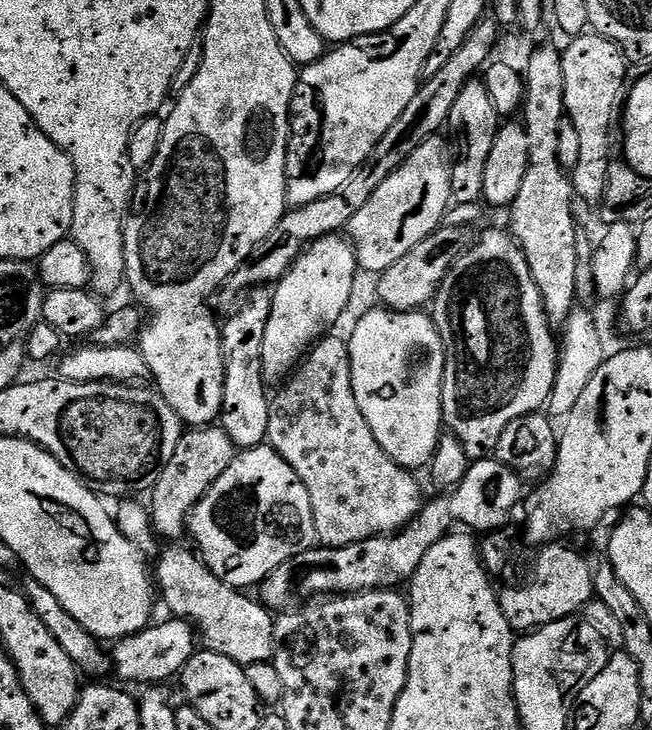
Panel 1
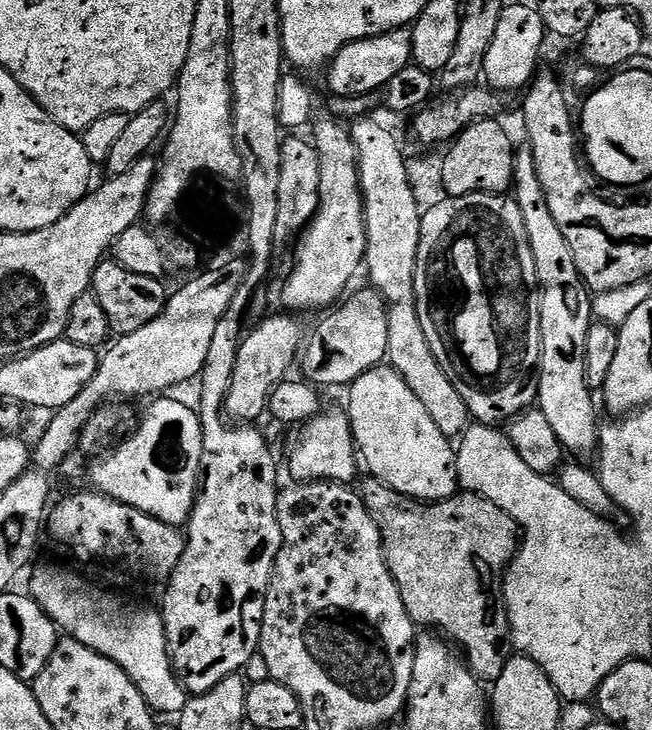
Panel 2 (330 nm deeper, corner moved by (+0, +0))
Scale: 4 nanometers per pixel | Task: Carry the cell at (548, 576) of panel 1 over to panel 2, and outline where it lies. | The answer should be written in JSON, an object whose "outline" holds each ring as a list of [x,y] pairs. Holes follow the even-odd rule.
{"outline":[[[368,478],[364,485],[359,485],[358,491],[378,526],[384,561],[388,563],[398,594],[402,594],[402,606],[406,606],[406,614],[410,614],[412,623],[417,626],[425,624],[428,627],[425,629],[439,630],[453,645],[461,644],[463,659],[477,680],[497,680],[506,659],[506,652],[500,647],[510,636],[508,613],[498,595],[498,585],[518,547],[518,529],[510,514],[474,492],[461,491],[449,500],[437,500],[425,506],[419,500],[411,500],[409,496],[387,488],[375,478]]]}

